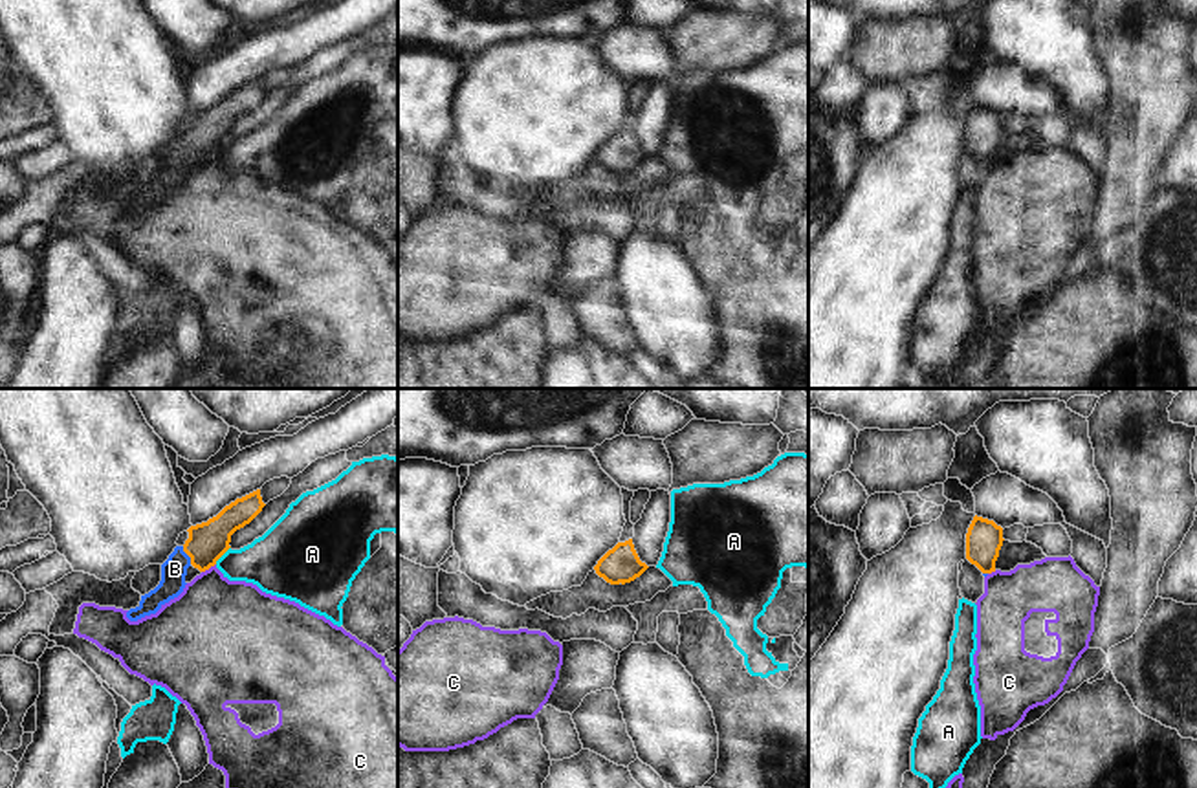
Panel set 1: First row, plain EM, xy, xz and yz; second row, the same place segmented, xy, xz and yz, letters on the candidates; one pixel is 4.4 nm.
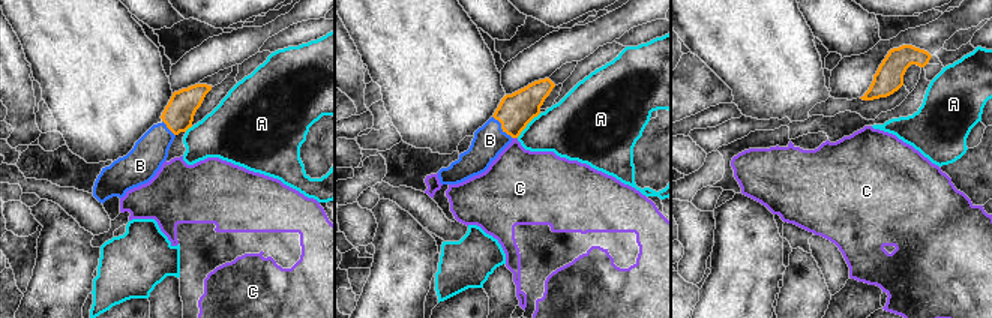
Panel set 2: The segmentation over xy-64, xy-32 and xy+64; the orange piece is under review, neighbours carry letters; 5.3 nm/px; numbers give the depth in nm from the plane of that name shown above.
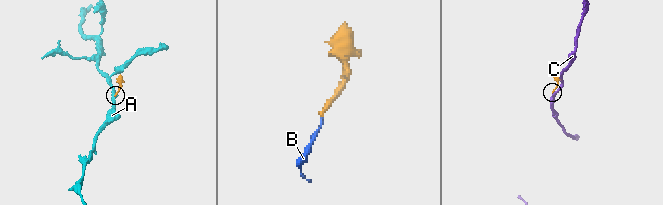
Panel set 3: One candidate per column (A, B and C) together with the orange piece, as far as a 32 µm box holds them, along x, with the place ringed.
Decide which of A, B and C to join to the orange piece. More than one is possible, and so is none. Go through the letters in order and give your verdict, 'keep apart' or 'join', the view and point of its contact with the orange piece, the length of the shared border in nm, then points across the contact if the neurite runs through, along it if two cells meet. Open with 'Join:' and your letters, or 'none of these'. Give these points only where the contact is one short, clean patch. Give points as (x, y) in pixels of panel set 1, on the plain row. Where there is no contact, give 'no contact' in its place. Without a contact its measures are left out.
Join: B
A: keep apart; meets orange in xy at (222, 143); contact 100 nm long; border along xy (230, 136), (215, 153)
B: join; meets orange in xy at (187, 143); contact 90 nm long; runs through xy (208, 131), (198, 140), (187, 143), (175, 158)
C: keep apart; meets orange in xy at (208, 158); contact 80 nm long; border along xy (215, 153), (202, 162)

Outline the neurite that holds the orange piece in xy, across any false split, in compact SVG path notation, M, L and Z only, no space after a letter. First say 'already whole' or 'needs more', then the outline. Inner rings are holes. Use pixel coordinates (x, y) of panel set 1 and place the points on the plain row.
needs more; M260 79L236 88L207 112L191 115L189 128L176 136L161 154L161 170L148 183L141 185L136 198L126 202L130 211L156 203L165 192L178 187L185 178L187 158L209 159L231 137L231 125L249 114L264 97Z

